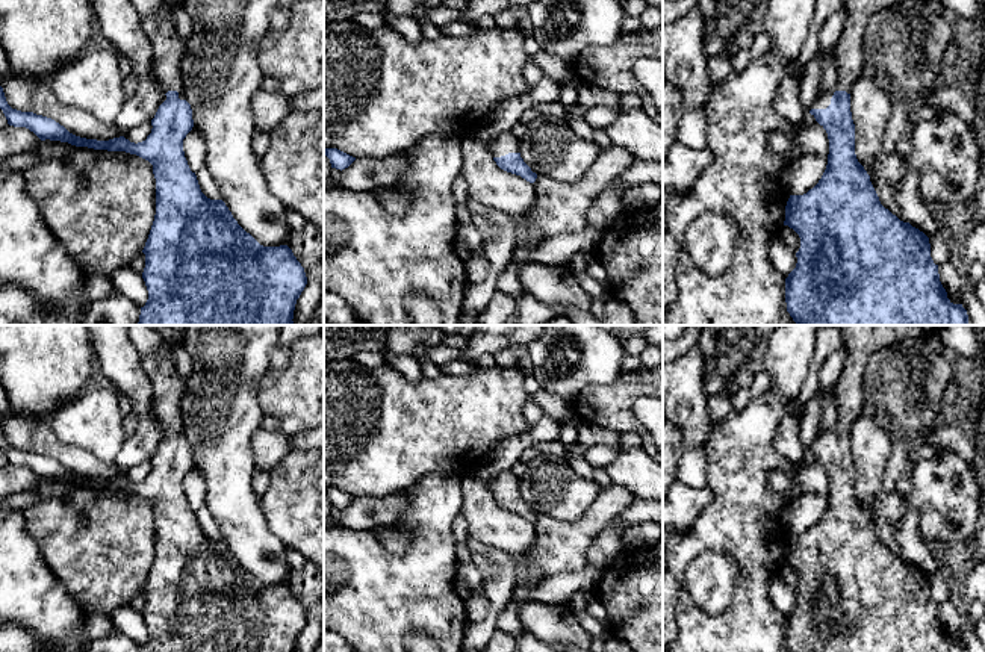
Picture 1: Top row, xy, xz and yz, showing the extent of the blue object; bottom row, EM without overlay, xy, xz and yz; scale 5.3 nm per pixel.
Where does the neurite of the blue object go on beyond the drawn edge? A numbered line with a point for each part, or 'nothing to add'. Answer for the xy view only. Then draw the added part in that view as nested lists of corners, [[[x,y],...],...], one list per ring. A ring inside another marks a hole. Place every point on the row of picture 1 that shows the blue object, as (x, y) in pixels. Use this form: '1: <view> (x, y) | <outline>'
1: xy (168, 49) | [[[185,0],[162,2],[163,11],[141,18],[141,26],[153,50],[151,71],[160,86],[163,103],[168,91],[177,91],[180,100],[186,98],[180,73],[180,62],[186,53],[186,39],[176,32],[174,23],[168,15],[177,5],[182,6]]]

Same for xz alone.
1: xz (504, 142) | [[[502,132],[489,141],[489,150],[493,157],[519,153],[520,141],[510,132]]]

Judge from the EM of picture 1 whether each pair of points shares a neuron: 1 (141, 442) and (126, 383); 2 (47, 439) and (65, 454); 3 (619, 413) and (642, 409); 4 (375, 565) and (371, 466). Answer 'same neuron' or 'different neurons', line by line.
1: same neuron
2: same neuron
3: different neurons
4: different neurons

